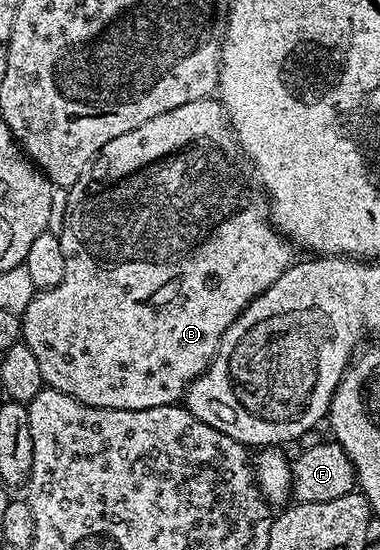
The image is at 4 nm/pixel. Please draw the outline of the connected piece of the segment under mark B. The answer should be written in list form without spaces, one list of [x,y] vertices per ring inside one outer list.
[[[213,97],[187,101],[187,105],[171,109],[171,113],[143,121],[139,129],[131,129],[131,133],[123,133],[123,137],[107,141],[107,145],[103,145],[101,152],[81,174],[79,181],[68,188],[67,195],[69,200],[65,203],[65,216],[61,219],[61,227],[59,226],[67,273],[63,281],[59,281],[59,285],[46,291],[37,291],[25,311],[20,314],[21,337],[39,361],[39,373],[43,373],[45,387],[67,393],[75,397],[75,401],[88,407],[138,411],[168,403],[176,404],[184,396],[190,383],[195,382],[209,368],[209,362],[215,357],[219,341],[223,333],[227,333],[231,321],[235,321],[235,317],[243,313],[252,299],[275,285],[275,281],[279,281],[279,277],[295,259],[294,248],[289,240],[271,222],[269,200],[259,186],[249,160],[245,158],[229,116],[225,114],[225,108]]]

